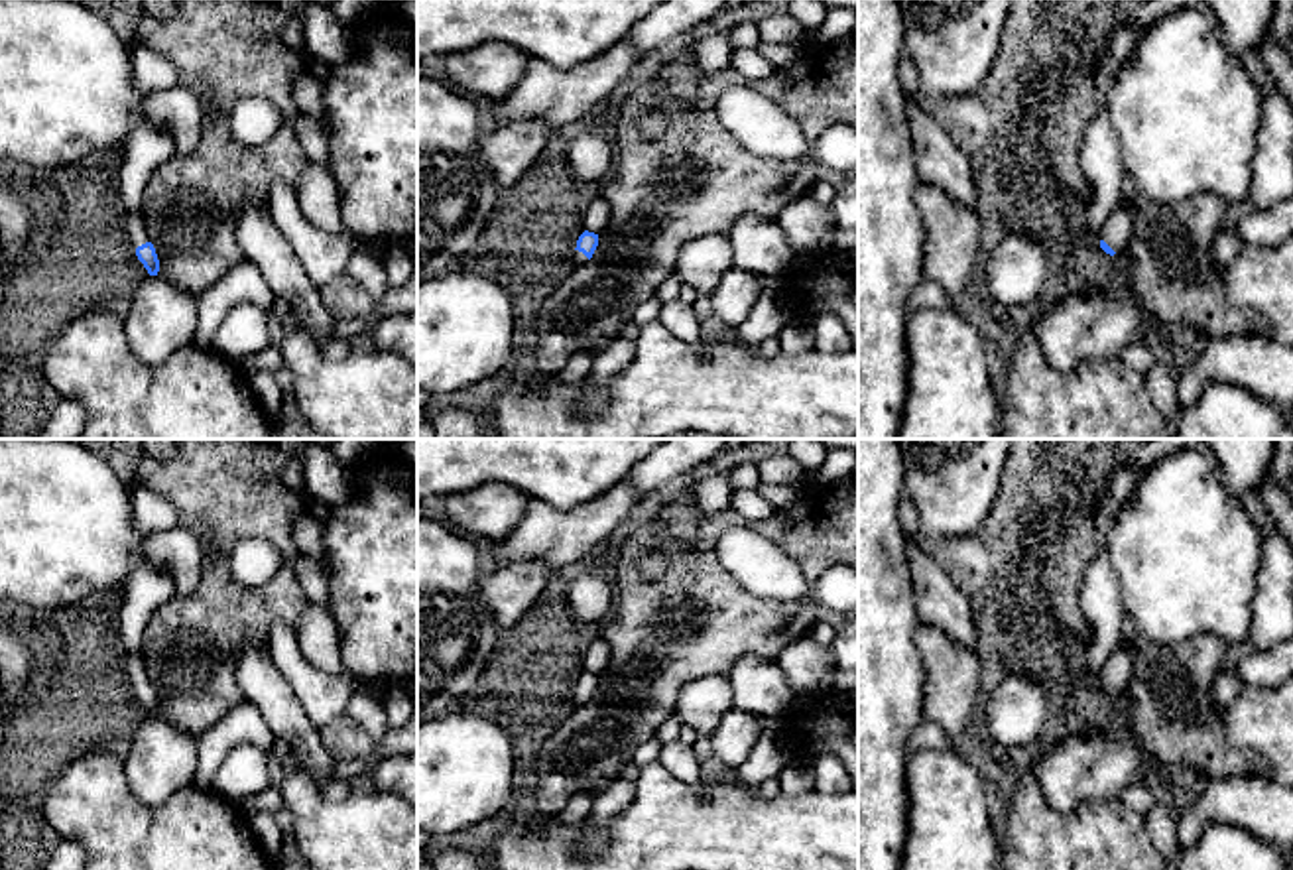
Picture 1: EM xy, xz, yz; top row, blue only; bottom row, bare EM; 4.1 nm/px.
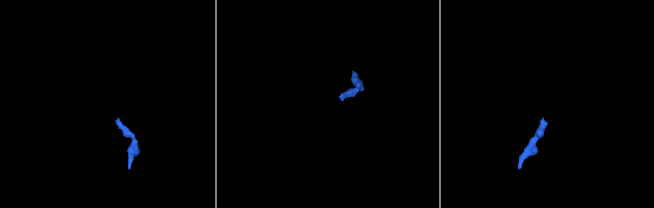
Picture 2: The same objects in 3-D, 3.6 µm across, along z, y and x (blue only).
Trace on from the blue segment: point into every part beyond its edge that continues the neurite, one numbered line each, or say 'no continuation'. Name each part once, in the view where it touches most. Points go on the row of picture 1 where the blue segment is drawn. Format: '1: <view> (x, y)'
1: yz (1116, 231)

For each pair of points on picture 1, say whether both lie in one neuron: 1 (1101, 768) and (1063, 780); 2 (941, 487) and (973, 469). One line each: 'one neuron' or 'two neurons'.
1: one neuron
2: one neuron

